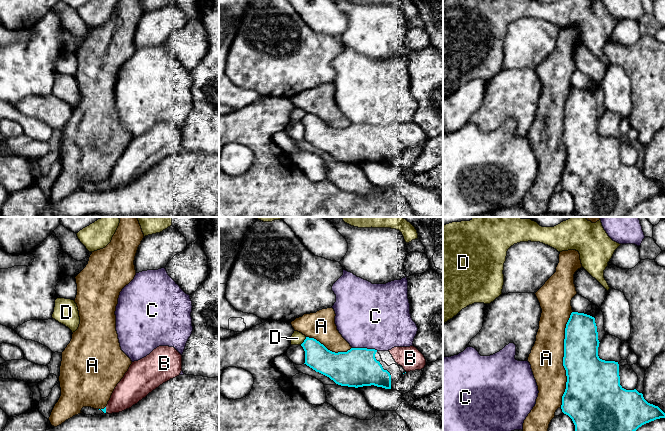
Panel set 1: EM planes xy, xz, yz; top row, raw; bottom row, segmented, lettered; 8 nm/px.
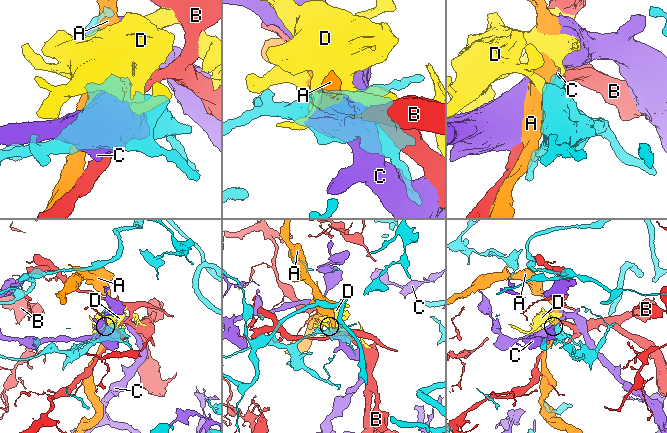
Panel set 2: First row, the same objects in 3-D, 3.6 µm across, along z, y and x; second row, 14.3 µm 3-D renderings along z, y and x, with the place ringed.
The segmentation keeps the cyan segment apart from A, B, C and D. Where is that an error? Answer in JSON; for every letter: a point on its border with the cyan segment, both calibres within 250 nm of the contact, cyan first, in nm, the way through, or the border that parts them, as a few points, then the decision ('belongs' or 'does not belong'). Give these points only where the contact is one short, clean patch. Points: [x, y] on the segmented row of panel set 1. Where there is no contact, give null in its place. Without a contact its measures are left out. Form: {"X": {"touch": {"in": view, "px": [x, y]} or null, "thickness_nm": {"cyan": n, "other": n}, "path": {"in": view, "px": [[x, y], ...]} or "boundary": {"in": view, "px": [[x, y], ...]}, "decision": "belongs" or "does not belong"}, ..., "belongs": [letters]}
{"A": {"touch": {"in": "yz", "px": [563, 359]}, "thickness_nm": {"cyan": 360, "other": 280}, "decision": "does not belong"}, "B": {"touch": {"in": "xy", "px": [105, 410]}, "thickness_nm": {"cyan": 30, "other": 220}, "decision": "does not belong"}, "C": {"touch": {"in": "xz", "px": [365, 348]}, "thickness_nm": {"cyan": 320, "other": 500}, "decision": "does not belong"}, "D": {"touch": {"in": "xz", "px": [304, 341]}, "thickness_nm": {"cyan": 200, "other": 110}, "boundary": {"in": "xz", "px": [[306, 337], [300, 344]]}, "decision": "does not belong"}, "belongs": []}

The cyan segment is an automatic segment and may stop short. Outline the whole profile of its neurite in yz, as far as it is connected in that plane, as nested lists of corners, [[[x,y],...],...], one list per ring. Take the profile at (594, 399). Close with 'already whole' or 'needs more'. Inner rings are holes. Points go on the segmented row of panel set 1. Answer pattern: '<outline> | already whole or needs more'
[[[572,312],[565,328],[563,366],[567,382],[561,409],[572,419],[575,431],[636,431],[646,423],[665,418],[665,413],[658,406],[648,403],[642,393],[636,389],[626,390],[620,385],[619,364],[599,358],[599,343],[595,318],[584,313]]] | already whole

